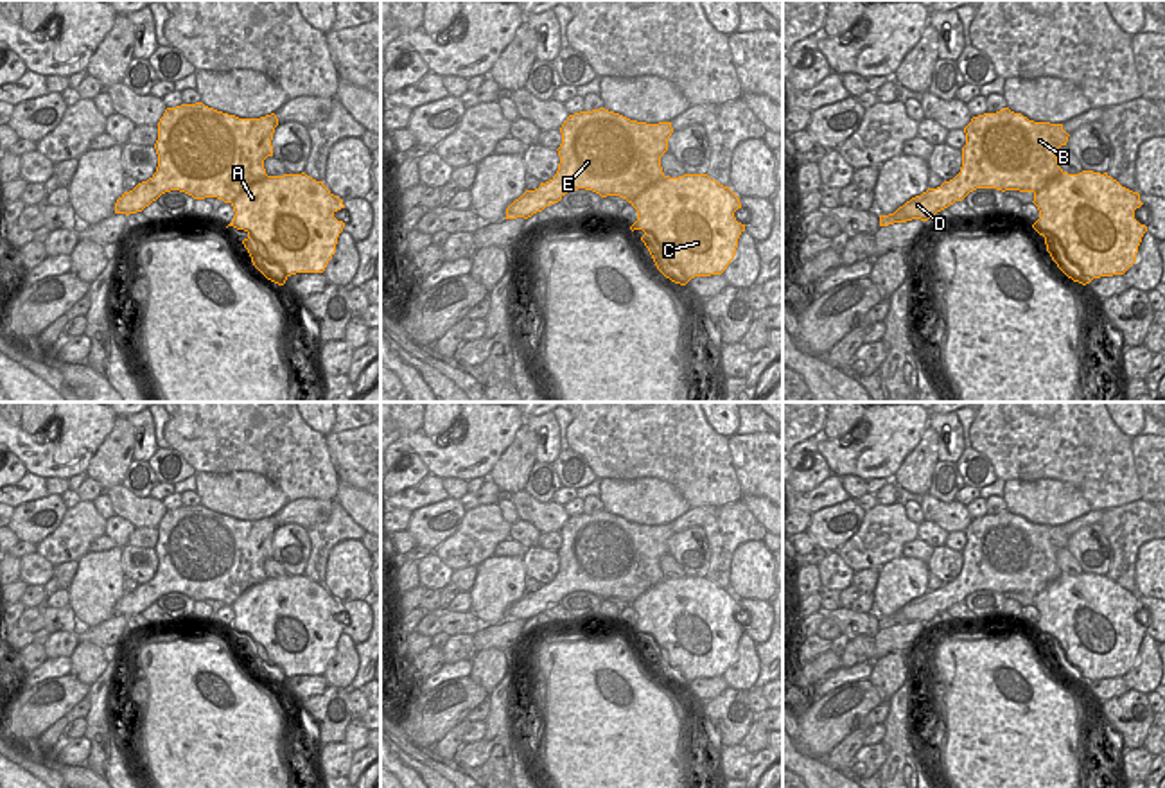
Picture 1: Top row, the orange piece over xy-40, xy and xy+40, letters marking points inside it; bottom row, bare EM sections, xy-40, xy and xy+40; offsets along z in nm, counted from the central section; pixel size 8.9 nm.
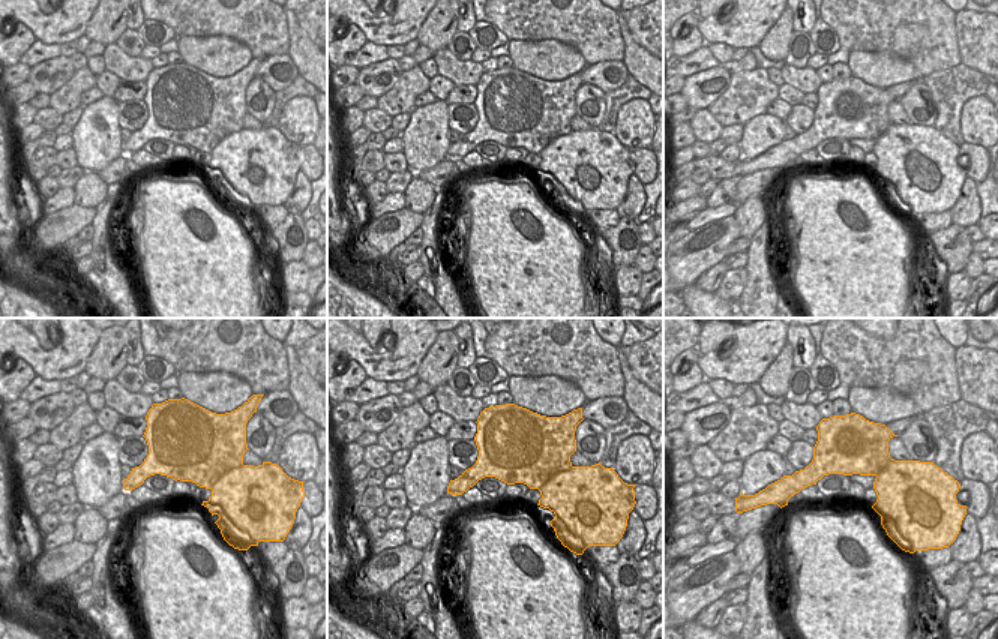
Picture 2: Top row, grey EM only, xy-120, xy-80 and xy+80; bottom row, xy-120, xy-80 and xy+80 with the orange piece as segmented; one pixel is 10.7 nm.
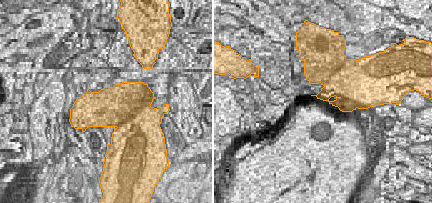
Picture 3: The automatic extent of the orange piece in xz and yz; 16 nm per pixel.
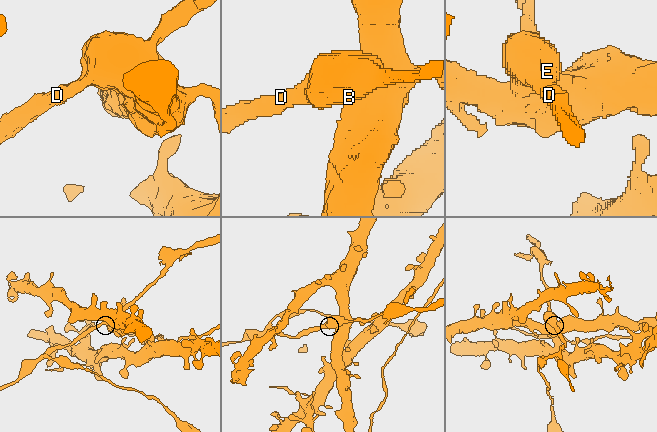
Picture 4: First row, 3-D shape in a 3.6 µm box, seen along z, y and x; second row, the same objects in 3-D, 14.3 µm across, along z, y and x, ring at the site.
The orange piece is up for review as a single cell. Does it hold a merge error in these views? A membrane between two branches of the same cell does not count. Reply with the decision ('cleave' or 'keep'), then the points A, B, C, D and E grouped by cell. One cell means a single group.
cleave; A C / B D E

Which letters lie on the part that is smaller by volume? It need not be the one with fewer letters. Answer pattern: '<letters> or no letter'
B, D, E

